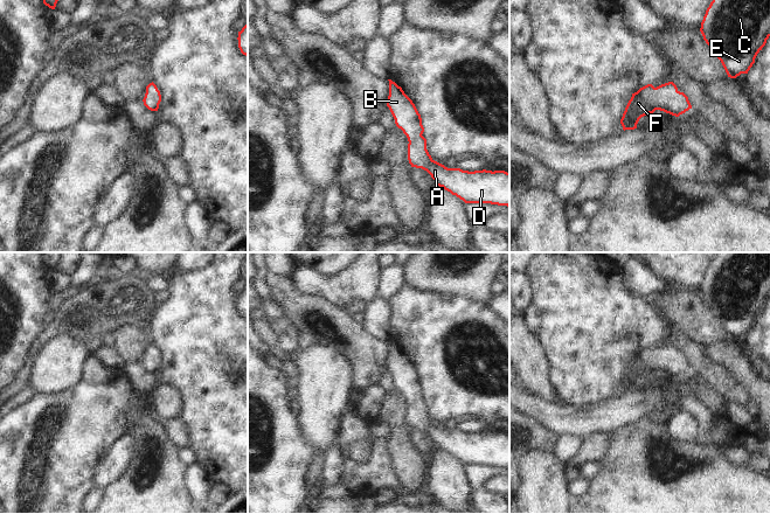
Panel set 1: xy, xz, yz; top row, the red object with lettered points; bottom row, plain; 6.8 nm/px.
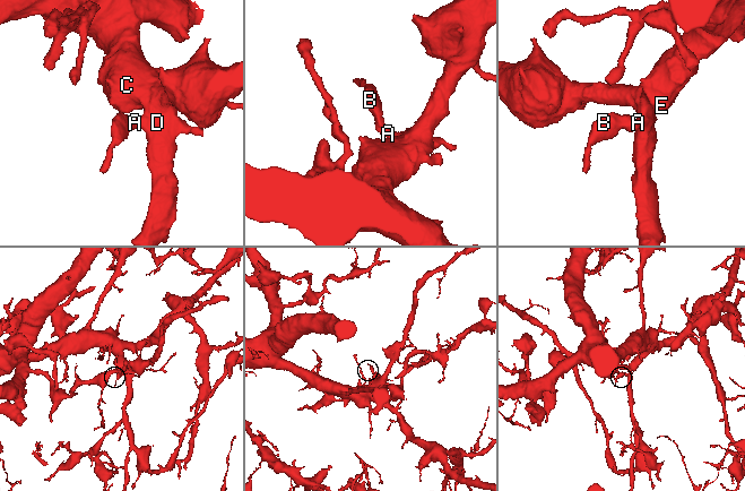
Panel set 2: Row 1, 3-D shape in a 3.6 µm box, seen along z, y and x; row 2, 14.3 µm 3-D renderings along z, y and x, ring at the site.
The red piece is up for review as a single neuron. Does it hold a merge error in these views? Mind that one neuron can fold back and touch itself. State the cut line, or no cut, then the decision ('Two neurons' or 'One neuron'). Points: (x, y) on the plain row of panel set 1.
No split. One neuron.

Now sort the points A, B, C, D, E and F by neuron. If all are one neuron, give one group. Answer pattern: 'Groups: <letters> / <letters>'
Groups: A B C D E F.

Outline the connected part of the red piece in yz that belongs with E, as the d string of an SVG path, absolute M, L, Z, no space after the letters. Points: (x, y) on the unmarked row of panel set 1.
M717 252L700 293L728 339L748 335L770 298L770 252Z

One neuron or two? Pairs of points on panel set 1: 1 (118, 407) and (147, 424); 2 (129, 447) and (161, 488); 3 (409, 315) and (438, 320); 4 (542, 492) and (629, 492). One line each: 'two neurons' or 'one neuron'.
1: two neurons
2: two neurons
3: one neuron
4: two neurons

